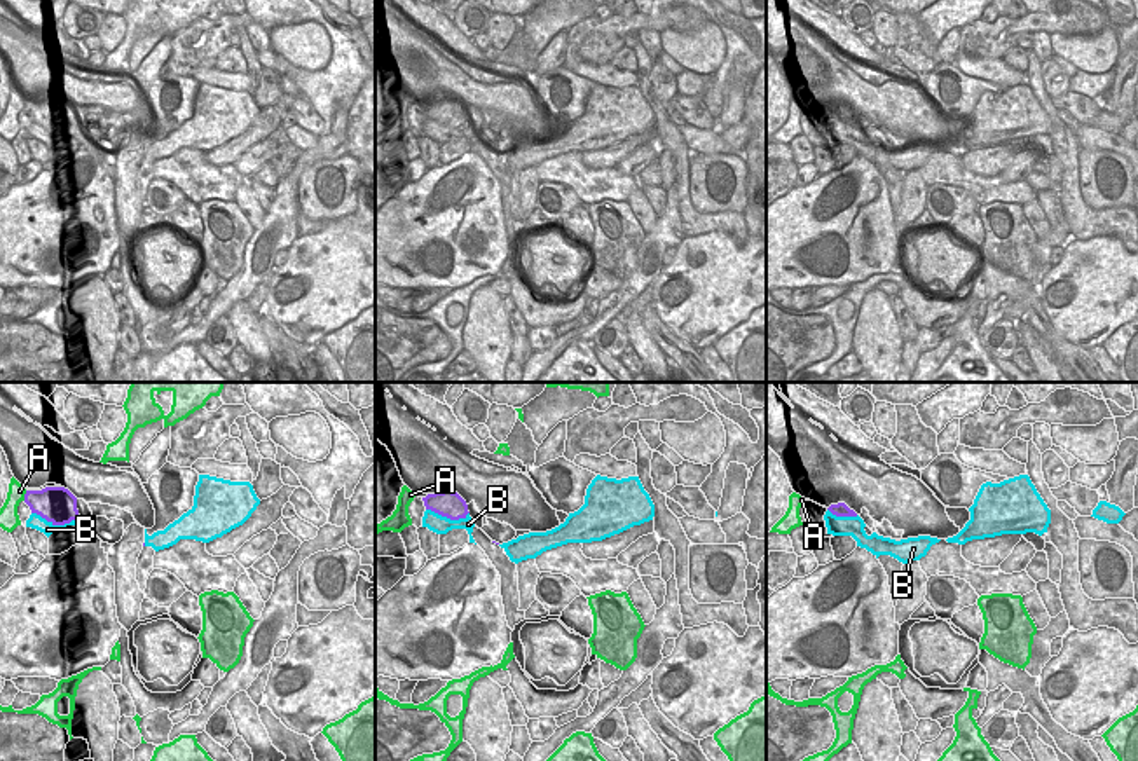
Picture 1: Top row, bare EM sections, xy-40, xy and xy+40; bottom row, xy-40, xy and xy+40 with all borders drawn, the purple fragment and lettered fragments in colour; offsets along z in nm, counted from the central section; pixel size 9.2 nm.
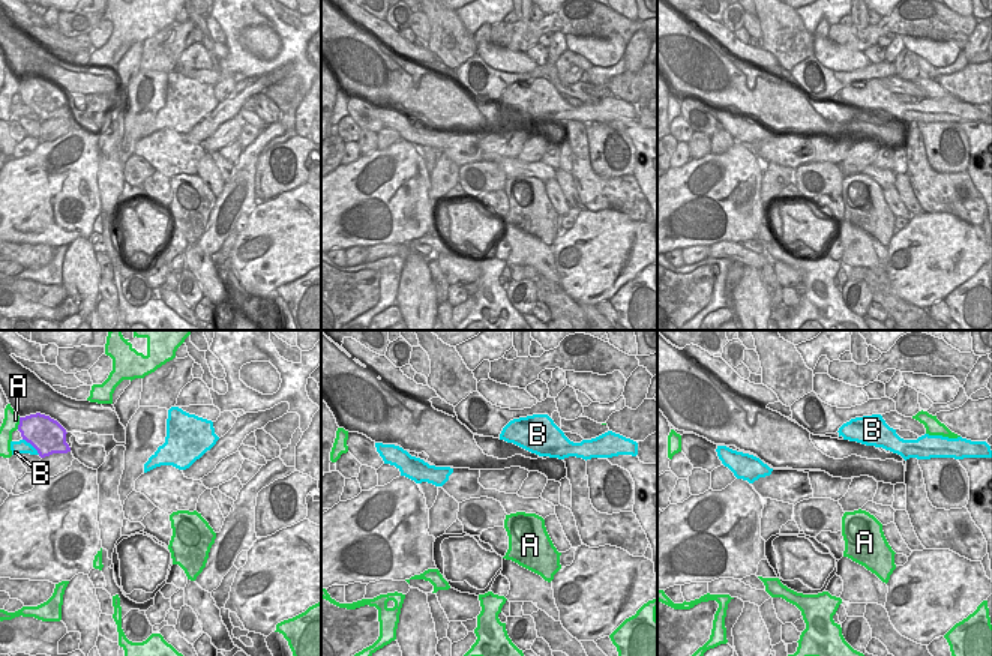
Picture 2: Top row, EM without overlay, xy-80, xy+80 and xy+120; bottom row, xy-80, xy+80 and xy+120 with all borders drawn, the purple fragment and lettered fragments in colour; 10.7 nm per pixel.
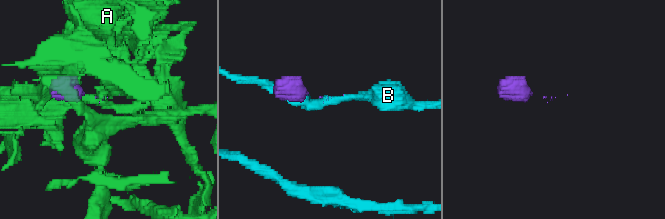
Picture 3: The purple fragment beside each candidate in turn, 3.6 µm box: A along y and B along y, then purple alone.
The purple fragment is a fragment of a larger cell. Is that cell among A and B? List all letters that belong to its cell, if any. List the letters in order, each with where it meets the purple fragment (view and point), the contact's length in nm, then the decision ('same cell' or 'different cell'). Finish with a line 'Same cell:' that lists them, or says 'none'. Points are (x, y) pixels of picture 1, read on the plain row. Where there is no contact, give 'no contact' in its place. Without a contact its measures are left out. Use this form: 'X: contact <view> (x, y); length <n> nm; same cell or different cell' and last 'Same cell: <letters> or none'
A: contact xy-40 (25, 105); length 100 nm; different cell
B: contact xy-40 (58, 133); length 500 nm; different cell
Same cell: none

